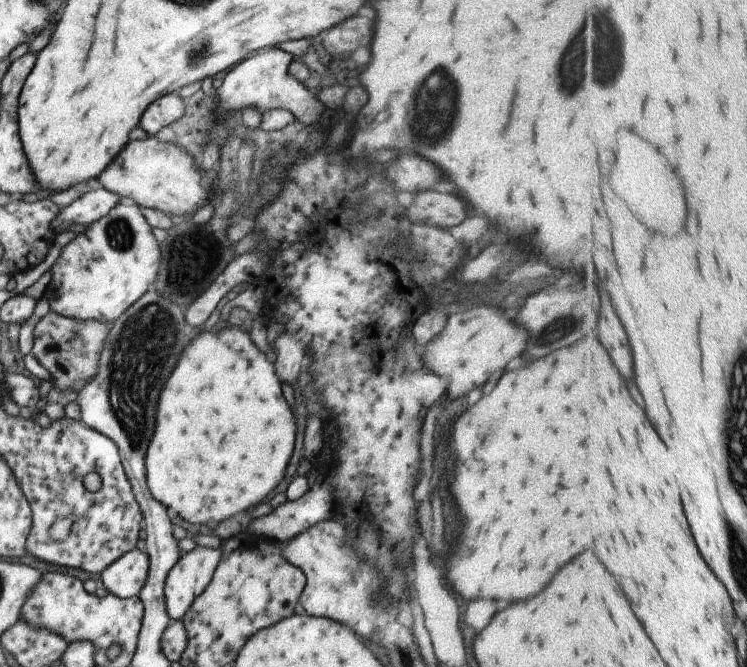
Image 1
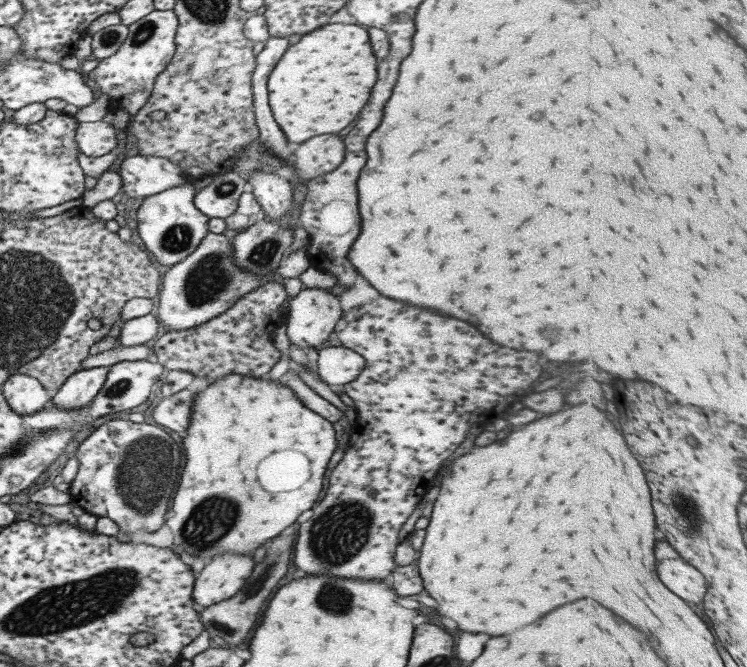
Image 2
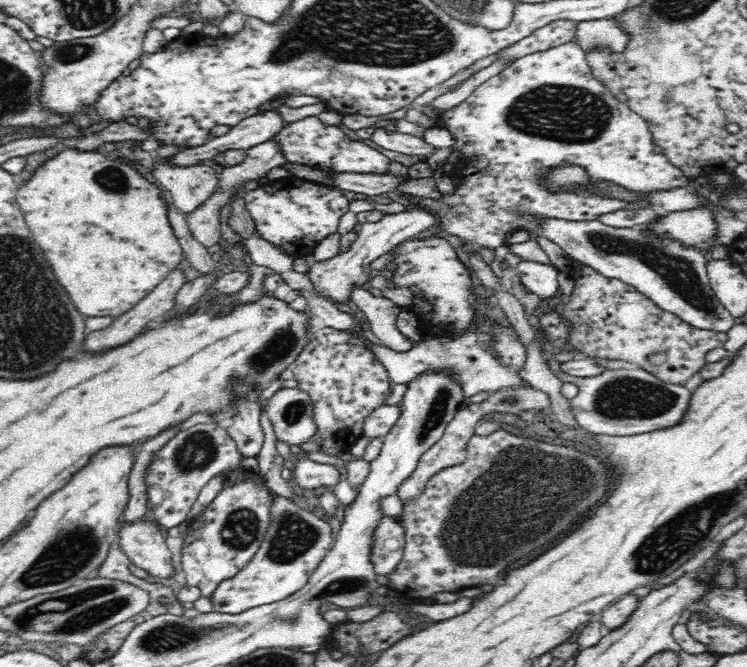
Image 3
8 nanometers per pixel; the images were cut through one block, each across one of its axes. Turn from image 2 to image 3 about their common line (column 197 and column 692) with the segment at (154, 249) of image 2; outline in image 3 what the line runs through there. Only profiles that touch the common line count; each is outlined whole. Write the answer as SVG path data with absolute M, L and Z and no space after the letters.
M707 208L704 210L688 210L688 212L670 212L668 216L658 218L656 222L645 226L658 235L674 237L686 245L696 245L704 252L717 242L713 242L715 220Z

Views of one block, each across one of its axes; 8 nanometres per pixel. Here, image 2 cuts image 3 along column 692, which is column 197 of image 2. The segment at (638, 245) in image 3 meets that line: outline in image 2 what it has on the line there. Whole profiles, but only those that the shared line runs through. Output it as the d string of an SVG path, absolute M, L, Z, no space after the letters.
M208 232L202 241L195 247L191 254L186 255L177 264L166 268L160 277L161 290L158 290L159 303L157 305L157 320L165 330L187 330L195 328L215 318L218 314L223 314L241 296L253 292L259 285L263 284L261 276L254 276L242 270L232 260L232 248L230 236L227 232L213 234Z

